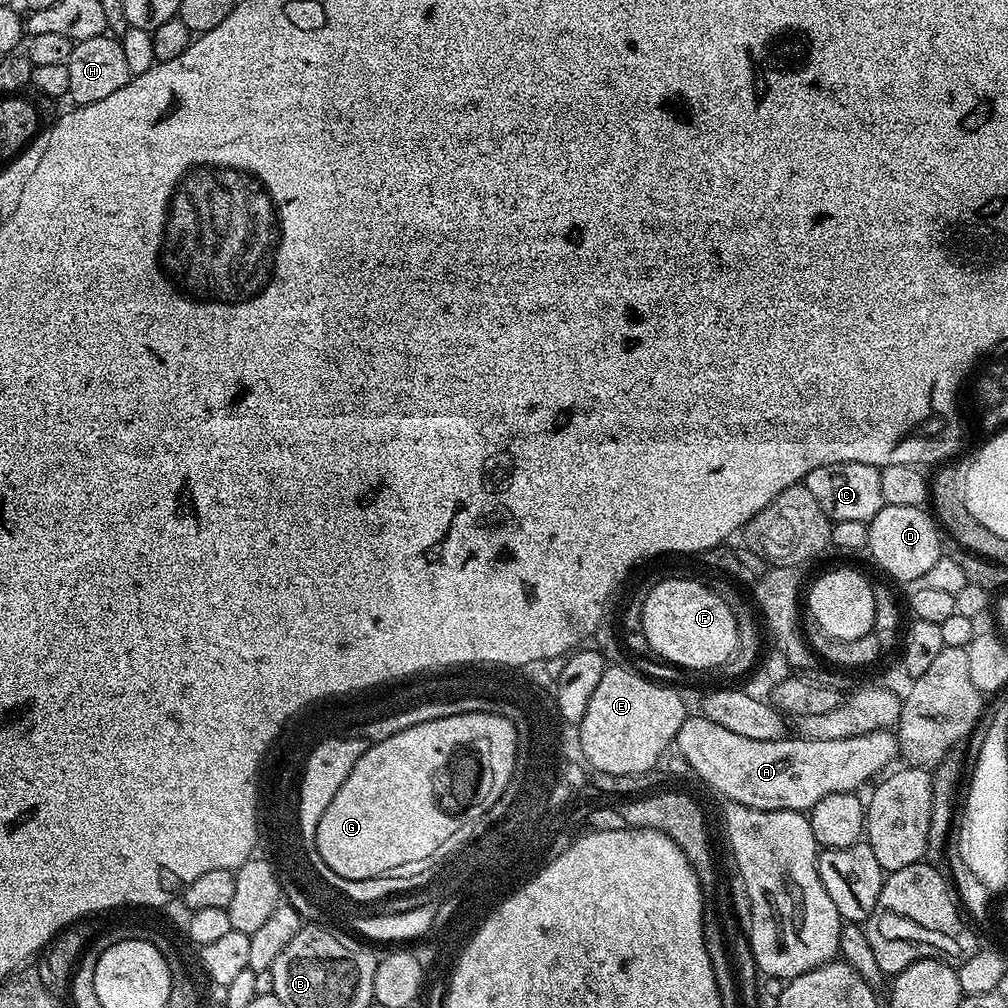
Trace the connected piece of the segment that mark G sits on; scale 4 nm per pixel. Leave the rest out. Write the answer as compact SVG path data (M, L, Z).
M496 713L453 714L450 717L435 718L434 721L420 722L406 730L398 730L398 734L393 734L390 738L370 746L362 754L362 758L358 758L358 762L354 762L354 770L350 770L350 778L346 778L346 782L342 782L338 794L334 794L330 806L322 814L322 822L318 822L316 834L318 854L322 854L322 858L330 865L330 870L335 870L340 875L341 880L375 880L378 876L396 874L401 870L423 865L425 862L431 861L441 850L447 849L465 829L480 820L498 802L503 791L506 790L506 786L512 781L512 775L516 769L516 758L515 726L511 720L500 717Z

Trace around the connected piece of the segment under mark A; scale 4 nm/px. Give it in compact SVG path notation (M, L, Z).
M696 714L689 715L682 722L674 741L674 748L678 756L685 760L691 774L693 772L698 779L705 780L718 795L724 796L725 801L740 803L742 806L757 808L760 811L782 810L802 813L807 813L823 796L860 790L867 780L875 781L889 767L887 764L898 756L898 740L891 731L871 732L834 741L795 739L758 742L758 738L742 738L742 734L733 734L731 730L726 730L726 726L718 726L702 714Z

